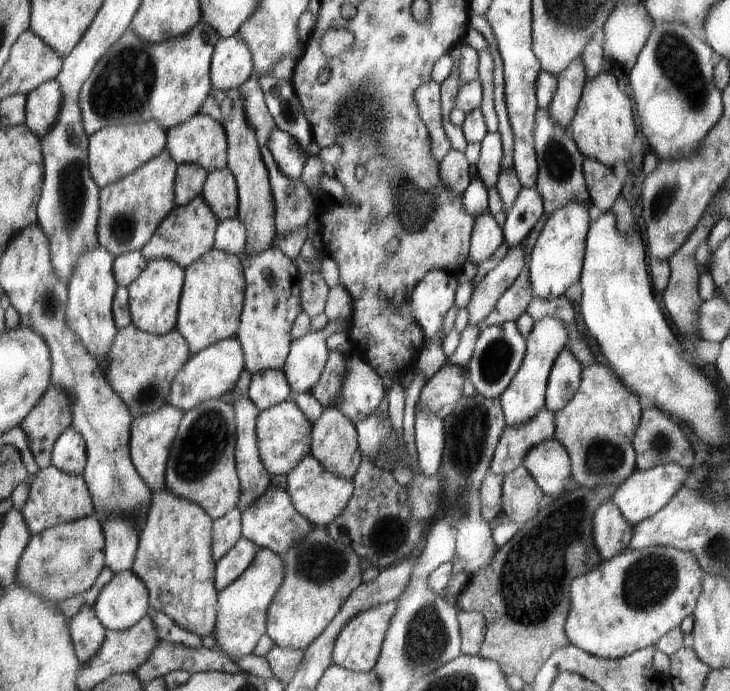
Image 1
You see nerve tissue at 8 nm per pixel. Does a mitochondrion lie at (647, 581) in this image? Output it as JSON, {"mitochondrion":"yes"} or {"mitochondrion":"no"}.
{"mitochondrion":"yes"}

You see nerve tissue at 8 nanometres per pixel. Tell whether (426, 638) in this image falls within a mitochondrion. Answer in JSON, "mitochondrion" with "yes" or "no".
{"mitochondrion":"yes"}

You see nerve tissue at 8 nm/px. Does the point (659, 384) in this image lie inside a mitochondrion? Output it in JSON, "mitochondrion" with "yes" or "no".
{"mitochondrion":"no"}

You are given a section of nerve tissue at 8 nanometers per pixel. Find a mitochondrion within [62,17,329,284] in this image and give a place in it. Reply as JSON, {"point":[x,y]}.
{"point":[122,88]}

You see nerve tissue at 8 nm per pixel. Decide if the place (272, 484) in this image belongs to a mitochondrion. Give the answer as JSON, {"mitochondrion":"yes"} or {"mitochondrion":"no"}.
{"mitochondrion":"no"}

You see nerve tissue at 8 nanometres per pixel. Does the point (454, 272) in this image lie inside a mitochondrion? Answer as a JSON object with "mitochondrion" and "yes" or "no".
{"mitochondrion":"no"}

